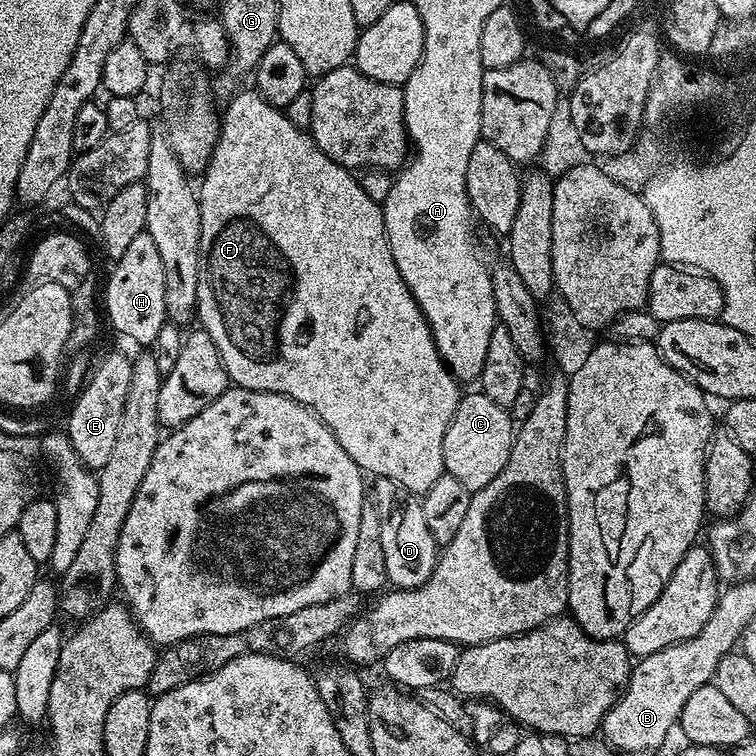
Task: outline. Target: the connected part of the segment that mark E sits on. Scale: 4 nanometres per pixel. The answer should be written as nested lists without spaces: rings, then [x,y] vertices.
[[[112,352],[100,360],[100,365],[91,369],[86,383],[80,389],[80,397],[72,404],[72,413],[68,416],[66,433],[70,442],[85,467],[98,470],[106,466],[110,454],[114,450],[114,441],[118,438],[118,426],[122,426],[122,410],[126,410],[126,394],[130,394],[130,374],[132,373],[132,360],[124,357],[120,352]]]

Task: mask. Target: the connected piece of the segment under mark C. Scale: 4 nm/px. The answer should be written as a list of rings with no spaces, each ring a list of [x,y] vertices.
[[[473,390],[465,396],[463,393],[456,401],[456,409],[448,421],[444,441],[440,444],[443,471],[458,478],[458,482],[462,482],[462,486],[466,486],[471,493],[490,486],[490,482],[502,474],[502,466],[506,466],[510,458],[513,435],[514,421],[509,409],[494,402],[494,398],[485,392]]]

